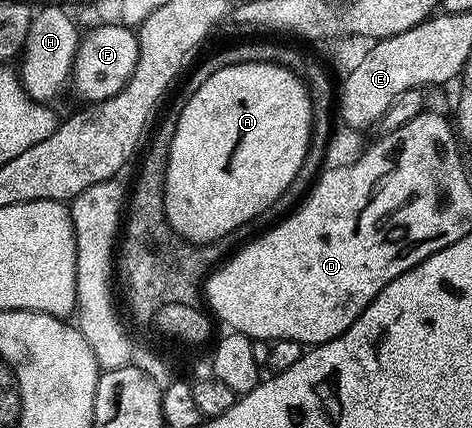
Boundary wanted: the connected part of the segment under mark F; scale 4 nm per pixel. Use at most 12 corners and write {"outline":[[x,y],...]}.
{"outline":[[121,23],[81,34],[72,89],[86,103],[133,75],[138,34]]}

